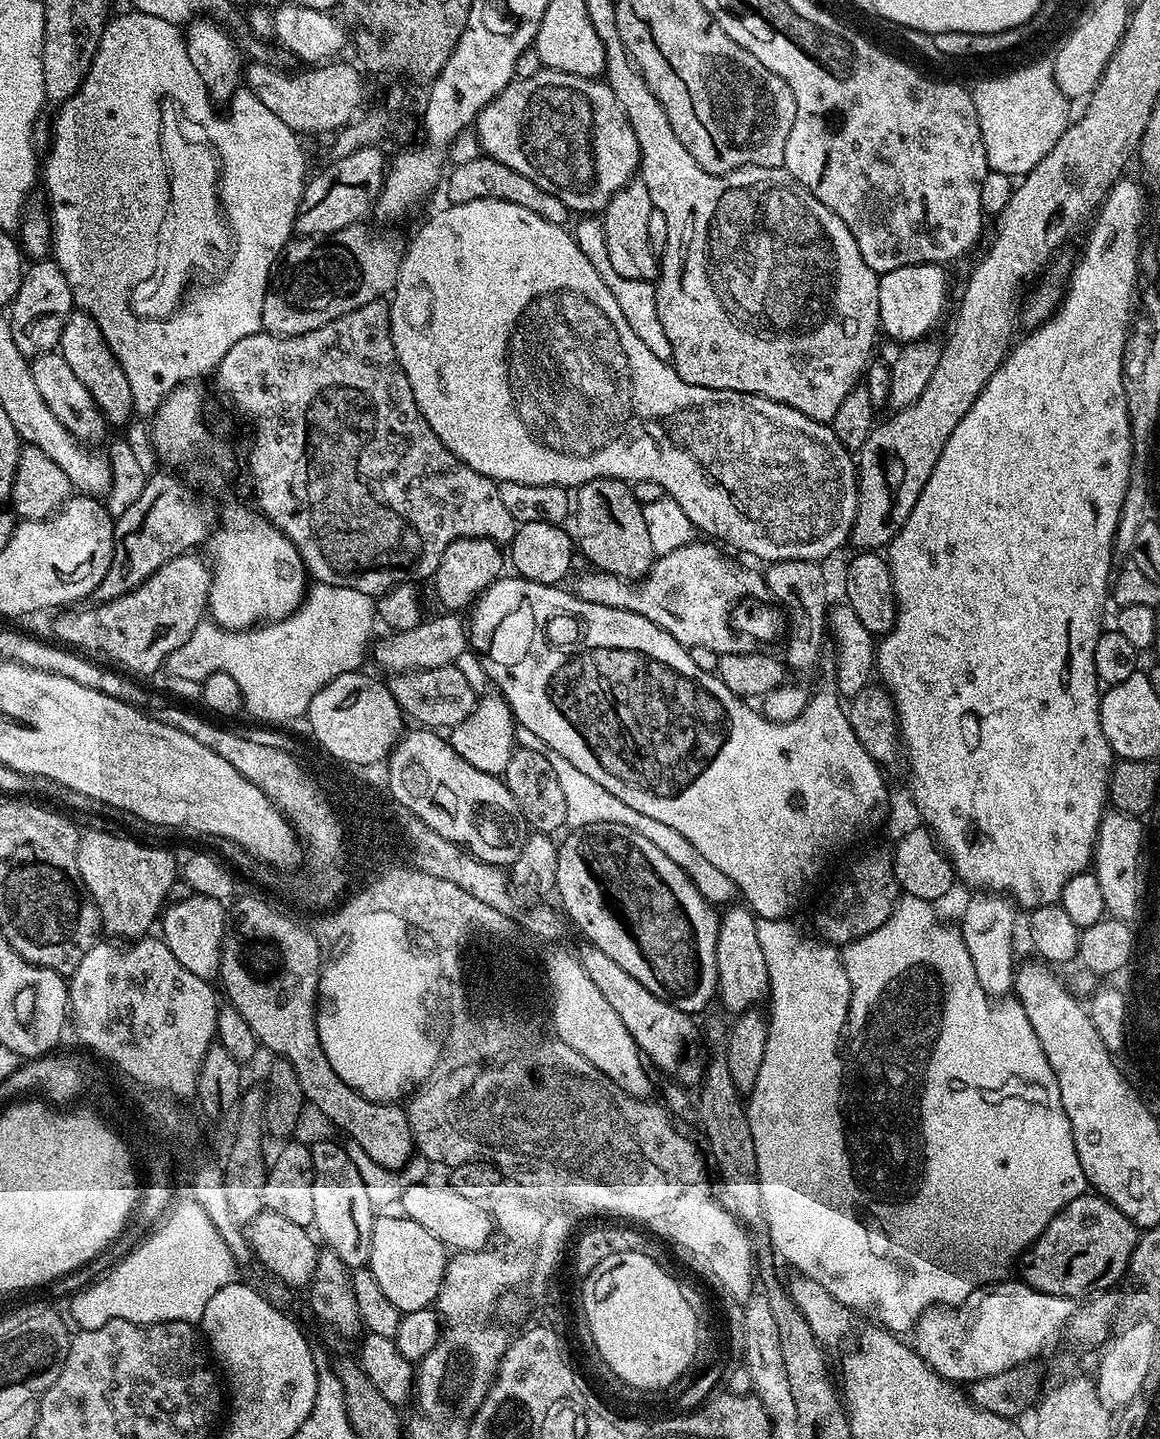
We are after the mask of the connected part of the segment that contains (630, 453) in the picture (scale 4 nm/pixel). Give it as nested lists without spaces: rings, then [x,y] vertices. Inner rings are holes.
[[[475,200],[448,204],[441,212],[434,213],[417,230],[416,237],[407,241],[398,282],[390,296],[390,330],[396,357],[410,382],[414,402],[426,422],[430,422],[430,430],[434,430],[459,460],[478,470],[478,474],[486,474],[497,482],[526,482],[530,486],[558,486],[569,490],[604,476],[625,482],[652,480],[686,512],[696,530],[708,535],[705,537],[721,545],[741,548],[763,562],[824,562],[827,556],[849,543],[860,493],[858,464],[831,426],[765,396],[682,382],[671,363],[658,358],[632,331],[617,299],[579,249],[573,233],[567,227],[546,222],[534,214],[534,210],[526,210],[526,206],[501,200]]]

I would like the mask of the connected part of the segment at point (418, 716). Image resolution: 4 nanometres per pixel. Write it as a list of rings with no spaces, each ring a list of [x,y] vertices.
[[[455,665],[436,667],[429,671],[399,673],[388,685],[401,711],[409,719],[416,720],[414,722],[421,727],[433,730],[450,730],[462,723],[476,708],[478,699],[477,689],[470,686],[470,682],[466,681]]]

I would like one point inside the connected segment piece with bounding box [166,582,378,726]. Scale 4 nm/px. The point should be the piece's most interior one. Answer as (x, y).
(279, 665)

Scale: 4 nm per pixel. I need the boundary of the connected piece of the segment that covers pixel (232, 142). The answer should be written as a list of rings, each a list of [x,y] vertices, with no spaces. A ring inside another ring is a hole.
[[[128,10],[128,13],[126,13],[126,14],[125,14],[125,16],[116,16],[116,15],[113,15],[113,16],[112,16],[112,17],[111,17],[111,19],[109,19],[109,21],[108,21],[108,23],[107,23],[107,24],[105,24],[105,25],[104,25],[104,33],[103,33],[103,34],[102,34],[102,38],[101,38],[101,39],[100,39],[100,45],[99,45],[99,46],[98,46],[98,50],[97,50],[97,51],[96,51],[96,53],[95,53],[95,54],[94,54],[94,62],[93,62],[93,63],[92,63],[92,65],[91,65],[91,66],[90,66],[90,70],[89,70],[89,71],[88,71],[88,73],[87,73],[87,74],[86,74],[86,78],[85,78],[85,79],[84,79],[84,85],[82,85],[82,87],[81,87],[81,88],[80,88],[80,89],[78,89],[78,91],[77,91],[77,92],[75,92],[75,94],[74,94],[74,95],[73,95],[73,96],[72,96],[72,97],[71,97],[71,98],[70,98],[70,99],[69,99],[69,100],[65,100],[65,101],[63,101],[63,103],[61,103],[61,104],[60,104],[60,105],[59,105],[59,108],[60,108],[60,113],[58,113],[58,114],[57,114],[57,116],[56,116],[56,128],[57,128],[57,129],[56,129],[56,128],[55,128],[55,124],[54,124],[54,129],[53,129],[53,130],[52,130],[52,131],[51,131],[51,134],[50,134],[50,140],[51,140],[51,144],[50,144],[50,149],[51,149],[51,148],[52,148],[52,153],[50,153],[50,154],[49,154],[49,156],[48,156],[48,161],[46,161],[46,162],[45,162],[45,164],[44,164],[44,161],[43,161],[43,164],[42,164],[42,188],[43,188],[43,184],[44,184],[44,188],[45,188],[45,190],[46,190],[46,191],[48,191],[48,196],[49,196],[49,198],[50,198],[50,199],[52,199],[52,204],[53,204],[53,208],[50,208],[50,215],[51,215],[51,218],[52,218],[52,226],[53,226],[53,229],[54,229],[54,259],[55,259],[55,261],[56,261],[56,265],[57,265],[57,266],[59,266],[59,267],[60,267],[60,269],[61,269],[61,270],[62,270],[62,274],[66,274],[66,282],[70,282],[70,294],[71,294],[71,295],[72,295],[72,297],[73,297],[73,298],[74,298],[74,300],[75,300],[75,303],[76,303],[76,304],[77,304],[77,305],[79,305],[79,307],[80,307],[80,308],[81,308],[81,309],[84,309],[84,310],[86,310],[86,311],[87,311],[87,312],[89,312],[89,314],[90,314],[90,315],[91,315],[91,316],[93,316],[93,317],[94,317],[94,319],[95,319],[95,320],[96,320],[96,321],[97,321],[97,322],[98,322],[98,326],[99,326],[99,327],[100,327],[100,329],[101,329],[101,330],[102,330],[102,334],[103,334],[103,335],[104,335],[104,337],[105,337],[105,338],[106,338],[106,342],[107,342],[107,343],[108,343],[108,345],[109,345],[109,346],[110,346],[110,350],[114,350],[114,358],[118,358],[118,362],[119,362],[119,363],[120,363],[120,365],[121,365],[121,366],[122,366],[122,370],[126,370],[126,379],[127,379],[127,380],[128,380],[128,381],[130,381],[130,394],[131,394],[131,395],[132,395],[132,407],[133,407],[133,409],[135,409],[135,411],[136,411],[136,412],[137,412],[137,413],[139,413],[139,415],[140,415],[140,412],[141,412],[141,414],[142,414],[142,415],[144,415],[144,416],[145,416],[145,418],[151,418],[151,417],[153,417],[153,416],[155,416],[155,415],[156,415],[156,412],[157,412],[157,411],[158,411],[158,410],[159,410],[159,408],[160,408],[160,403],[161,403],[161,402],[163,402],[163,401],[164,401],[164,399],[165,399],[165,398],[166,398],[166,397],[167,397],[167,396],[169,396],[169,395],[170,395],[170,394],[171,394],[171,392],[173,392],[173,390],[174,390],[174,389],[176,389],[176,388],[179,388],[179,387],[180,387],[180,385],[182,385],[182,384],[190,384],[190,383],[193,383],[193,382],[196,382],[196,381],[199,381],[199,379],[198,379],[198,378],[199,378],[199,376],[204,376],[204,375],[206,375],[206,374],[207,374],[207,372],[208,372],[208,375],[209,375],[209,374],[212,374],[212,373],[215,373],[215,371],[216,371],[216,368],[217,368],[217,366],[218,366],[218,365],[219,365],[219,364],[220,364],[220,363],[221,363],[221,362],[222,362],[222,358],[223,358],[223,357],[224,357],[224,356],[225,356],[225,355],[226,355],[226,354],[227,354],[227,353],[228,353],[228,351],[229,351],[229,350],[230,350],[230,346],[234,346],[234,342],[238,342],[238,341],[240,341],[240,340],[241,340],[241,338],[246,338],[246,337],[247,337],[247,336],[249,336],[249,335],[250,335],[250,334],[254,334],[254,333],[255,333],[255,332],[259,332],[259,331],[261,331],[261,327],[260,327],[260,319],[261,319],[261,318],[262,318],[262,302],[263,302],[263,301],[264,301],[264,293],[265,293],[265,292],[267,292],[267,291],[269,291],[269,288],[270,288],[270,280],[269,280],[269,284],[268,284],[268,271],[270,271],[270,270],[271,270],[271,268],[272,268],[272,271],[273,271],[273,268],[274,268],[274,265],[275,265],[275,264],[276,264],[276,263],[277,263],[277,261],[279,261],[279,260],[280,260],[280,259],[281,259],[281,256],[282,256],[282,253],[283,253],[283,251],[284,251],[284,249],[285,249],[285,248],[287,248],[287,247],[288,247],[288,245],[289,245],[289,243],[290,243],[290,241],[291,241],[291,240],[292,240],[292,239],[293,239],[293,236],[294,236],[294,229],[295,229],[295,226],[296,226],[296,211],[297,211],[297,210],[298,210],[298,206],[299,206],[299,205],[300,205],[300,199],[301,199],[301,198],[302,198],[302,194],[303,194],[303,193],[304,193],[304,185],[305,185],[305,183],[306,183],[306,175],[305,175],[305,176],[304,176],[304,152],[303,152],[303,150],[302,150],[302,149],[300,149],[300,140],[301,140],[301,137],[300,137],[300,136],[299,136],[299,135],[298,135],[298,133],[296,133],[296,132],[295,132],[295,131],[294,131],[294,130],[290,130],[290,126],[286,126],[286,122],[282,122],[282,118],[278,118],[278,114],[274,114],[274,110],[270,110],[270,109],[268,109],[268,108],[267,108],[267,107],[266,107],[266,105],[264,105],[264,103],[263,103],[263,102],[262,102],[262,101],[260,101],[260,100],[259,100],[259,98],[257,98],[257,97],[256,97],[256,96],[255,96],[255,94],[253,94],[253,92],[250,92],[250,91],[247,91],[247,90],[238,90],[238,91],[236,91],[236,92],[235,92],[235,94],[234,94],[234,95],[233,95],[233,96],[232,96],[232,98],[231,98],[231,100],[229,100],[229,101],[227,101],[227,104],[226,104],[226,108],[228,108],[228,113],[226,113],[226,114],[225,114],[225,116],[216,116],[216,112],[215,112],[215,110],[214,110],[214,109],[212,109],[212,107],[214,107],[214,104],[213,104],[213,101],[212,101],[212,100],[211,100],[211,99],[210,99],[210,97],[209,97],[209,95],[208,95],[208,87],[207,87],[207,86],[206,86],[206,82],[202,82],[202,78],[201,78],[201,77],[200,77],[200,75],[198,75],[198,70],[194,70],[194,62],[190,62],[190,58],[189,58],[189,57],[188,57],[188,46],[187,46],[187,43],[186,43],[186,36],[185,36],[185,33],[184,33],[184,32],[183,32],[183,31],[182,31],[182,28],[181,28],[181,25],[179,25],[179,24],[171,24],[171,23],[170,23],[170,22],[166,22],[166,18],[154,18],[154,17],[153,17],[153,16],[151,16],[151,15],[150,15],[150,14],[146,14],[146,13],[145,13],[145,12],[138,12],[138,11],[135,11],[135,10]],[[164,99],[168,99],[168,100],[173,100],[173,102],[174,102],[174,103],[176,103],[176,104],[180,104],[180,108],[181,108],[181,110],[182,110],[182,111],[184,111],[184,116],[185,116],[185,118],[186,118],[186,119],[188,119],[188,120],[193,120],[193,122],[194,122],[194,123],[196,123],[196,124],[204,124],[204,128],[205,128],[205,130],[206,130],[206,131],[208,131],[208,132],[212,132],[212,133],[210,133],[210,134],[209,134],[209,136],[208,136],[208,140],[209,140],[209,142],[210,142],[210,143],[212,143],[212,144],[213,144],[213,146],[214,146],[214,147],[216,147],[216,156],[217,156],[217,158],[218,158],[218,159],[220,159],[220,164],[219,164],[219,162],[218,162],[218,161],[216,161],[216,156],[215,156],[215,154],[214,154],[214,153],[212,153],[212,152],[211,152],[211,150],[210,150],[210,149],[208,149],[208,148],[207,148],[207,146],[206,146],[206,145],[204,145],[204,144],[195,144],[195,142],[194,142],[194,141],[192,141],[192,140],[188,140],[188,136],[187,136],[187,134],[186,134],[186,133],[184,133],[184,132],[183,132],[183,130],[182,130],[182,129],[180,129],[180,128],[179,128],[179,126],[178,126],[178,125],[176,125],[176,124],[164,124],[164,125],[162,125],[162,126],[161,126],[161,128],[160,128],[160,103],[162,103],[162,102],[163,102],[163,100],[164,100]],[[167,166],[169,166],[169,167],[170,167],[170,168],[171,168],[171,169],[172,169],[172,170],[173,170],[173,176],[174,176],[174,214],[176,214],[176,216],[170,216],[170,220],[168,220],[168,224],[166,224],[166,230],[164,230],[164,236],[162,236],[162,238],[166,238],[166,246],[168,246],[168,238],[170,238],[170,248],[166,248],[166,250],[170,250],[170,254],[168,254],[168,256],[164,256],[164,254],[162,254],[162,258],[164,258],[164,260],[162,260],[162,268],[160,268],[160,270],[158,270],[158,272],[160,272],[160,276],[158,276],[158,284],[156,284],[156,286],[150,286],[150,290],[148,290],[148,288],[146,288],[146,292],[142,292],[142,294],[144,294],[144,296],[142,296],[142,294],[140,294],[140,300],[148,300],[148,302],[134,302],[134,304],[136,304],[136,308],[138,308],[138,312],[142,312],[142,314],[150,314],[150,316],[162,316],[162,315],[164,315],[164,314],[165,314],[165,311],[166,311],[166,310],[167,310],[167,309],[169,309],[169,308],[172,308],[172,306],[174,306],[174,302],[182,302],[182,301],[183,301],[183,298],[184,298],[184,294],[183,294],[183,292],[184,292],[184,290],[185,290],[185,288],[186,288],[186,286],[187,286],[187,284],[188,284],[188,282],[189,282],[189,280],[190,280],[190,278],[191,278],[191,276],[192,276],[192,271],[194,271],[194,270],[195,270],[195,268],[204,268],[204,267],[208,267],[208,268],[212,268],[212,267],[214,267],[214,266],[215,266],[215,264],[216,264],[216,259],[218,259],[218,258],[219,258],[219,256],[220,256],[220,252],[224,252],[224,251],[226,251],[226,250],[227,250],[227,248],[228,248],[228,228],[227,228],[227,226],[226,226],[226,225],[224,225],[224,216],[225,216],[225,218],[226,218],[226,219],[228,219],[228,224],[229,224],[229,226],[230,226],[230,227],[232,227],[232,236],[233,236],[233,238],[234,238],[234,239],[236,239],[236,244],[237,244],[237,248],[236,248],[236,253],[234,253],[234,254],[233,254],[233,256],[232,256],[232,265],[230,265],[230,266],[229,266],[229,268],[228,268],[228,269],[226,269],[226,270],[225,270],[225,272],[224,272],[224,277],[222,277],[222,278],[221,278],[221,280],[220,280],[220,281],[218,281],[218,282],[217,282],[217,284],[212,284],[212,285],[210,285],[210,286],[209,286],[209,288],[200,288],[200,289],[198,289],[198,290],[197,290],[197,292],[192,292],[192,293],[190,293],[190,294],[189,294],[189,296],[188,296],[188,301],[187,301],[187,298],[186,298],[186,299],[185,299],[185,300],[184,300],[184,301],[183,301],[183,303],[181,303],[181,305],[180,305],[180,309],[179,309],[179,310],[178,310],[178,314],[177,314],[177,315],[176,315],[176,316],[175,316],[175,318],[166,318],[166,323],[164,323],[164,324],[159,324],[159,323],[154,323],[154,324],[136,324],[136,320],[133,320],[133,318],[132,318],[132,316],[129,316],[129,311],[124,311],[124,304],[120,304],[120,300],[116,300],[116,292],[112,292],[112,300],[108,300],[108,268],[120,268],[120,264],[116,264],[116,260],[108,260],[108,240],[116,240],[116,236],[124,236],[124,232],[126,232],[126,224],[128,224],[128,220],[130,220],[130,216],[128,216],[128,212],[130,212],[130,210],[132,210],[132,208],[134,208],[134,206],[138,206],[138,204],[140,204],[140,198],[136,198],[136,196],[140,196],[140,194],[144,194],[144,196],[146,196],[146,204],[152,204],[152,198],[154,198],[154,200],[156,200],[156,198],[166,198],[166,184],[165,184],[165,179],[164,179],[164,170],[165,170],[165,169],[166,169],[166,167],[167,167]]]

